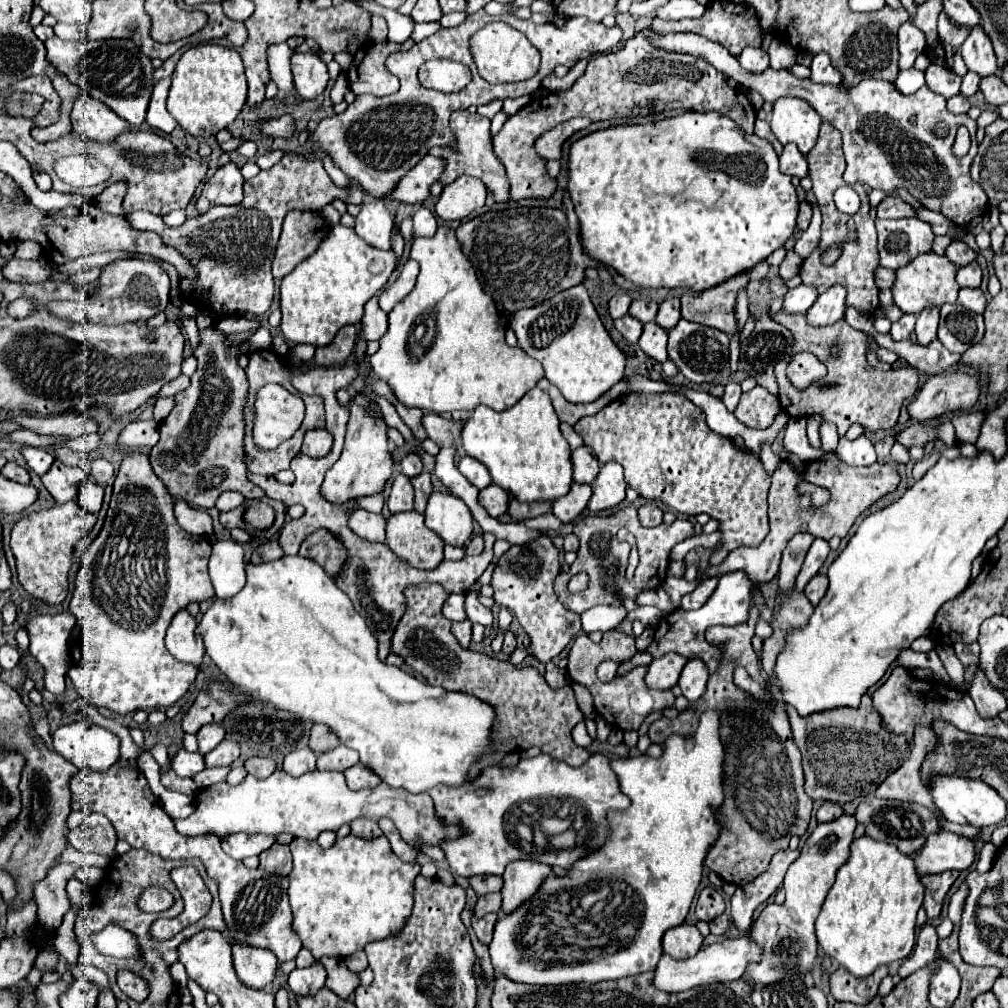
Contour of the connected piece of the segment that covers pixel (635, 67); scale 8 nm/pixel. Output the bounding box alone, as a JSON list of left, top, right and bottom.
[492,33,756,197]

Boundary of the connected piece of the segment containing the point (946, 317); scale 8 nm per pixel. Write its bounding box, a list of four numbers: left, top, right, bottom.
[938,305,984,353]

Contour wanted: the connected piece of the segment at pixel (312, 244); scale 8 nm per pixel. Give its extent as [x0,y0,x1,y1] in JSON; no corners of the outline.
[272,209,330,279]

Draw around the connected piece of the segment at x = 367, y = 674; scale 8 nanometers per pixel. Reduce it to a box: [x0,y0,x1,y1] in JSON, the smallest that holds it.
[196,555,498,793]

